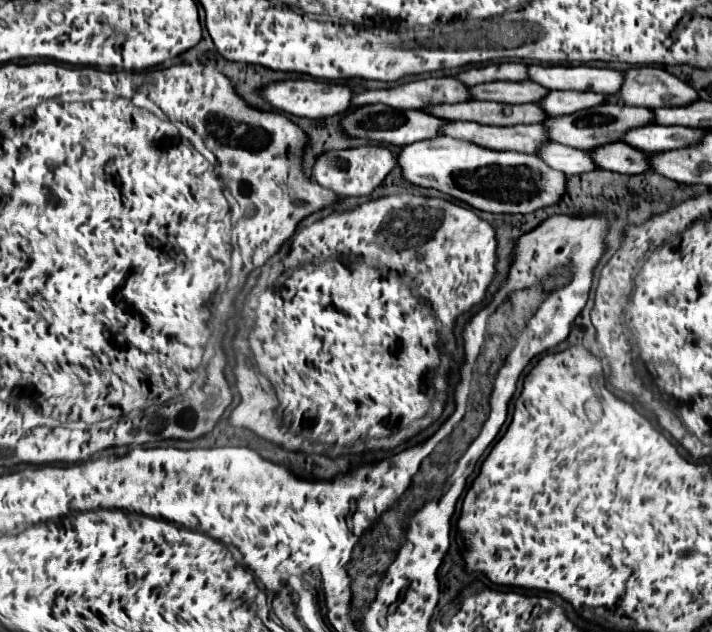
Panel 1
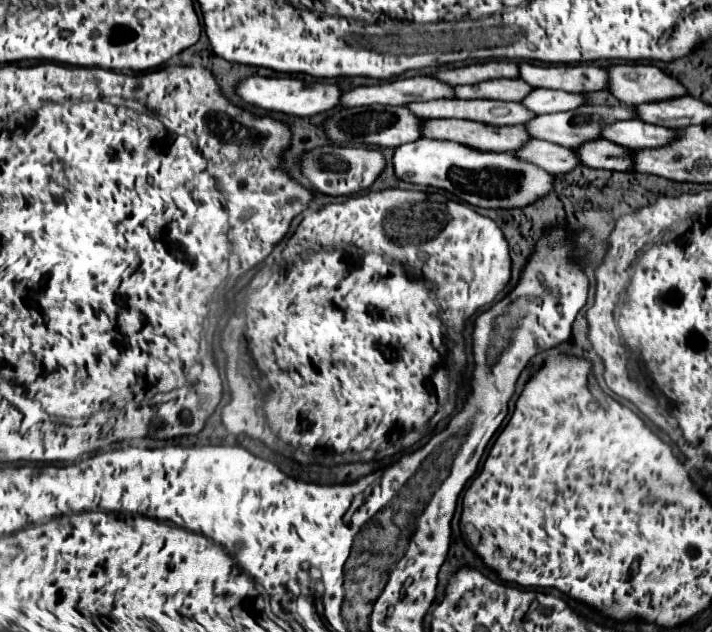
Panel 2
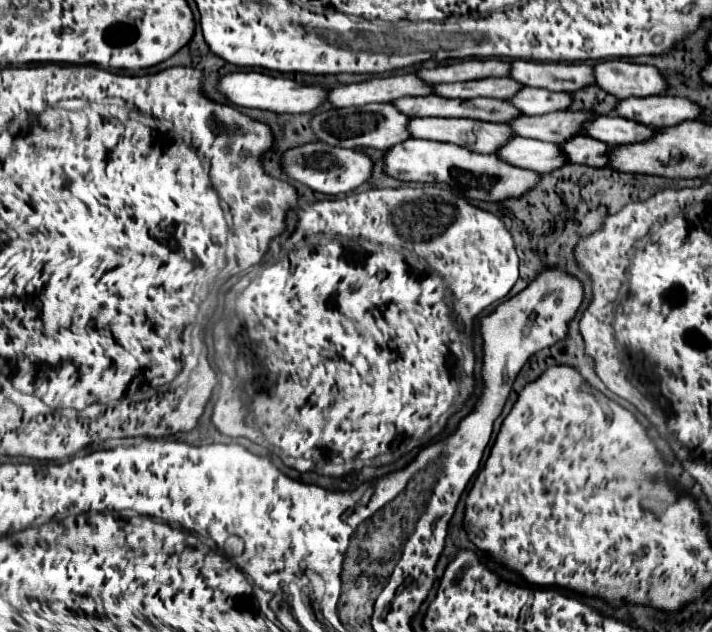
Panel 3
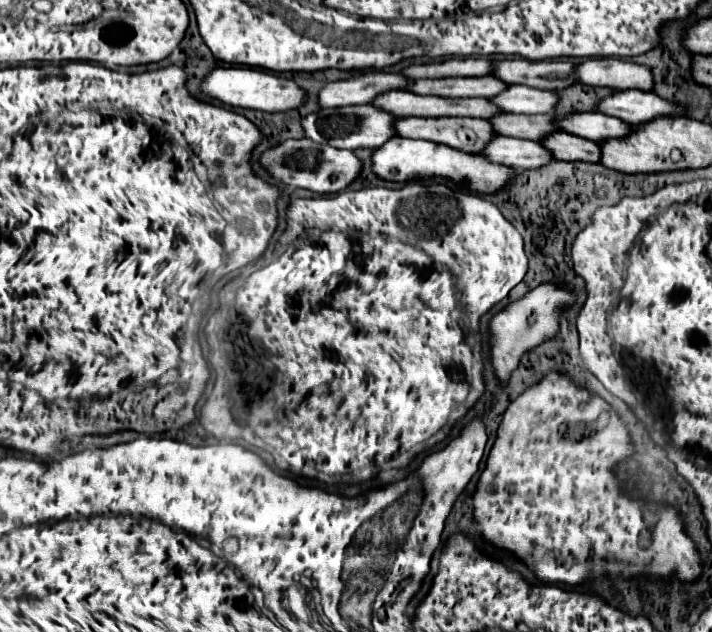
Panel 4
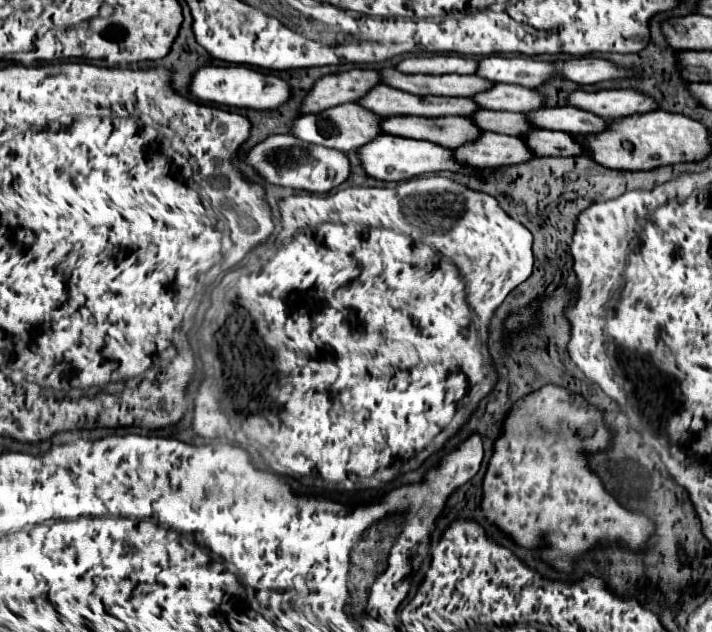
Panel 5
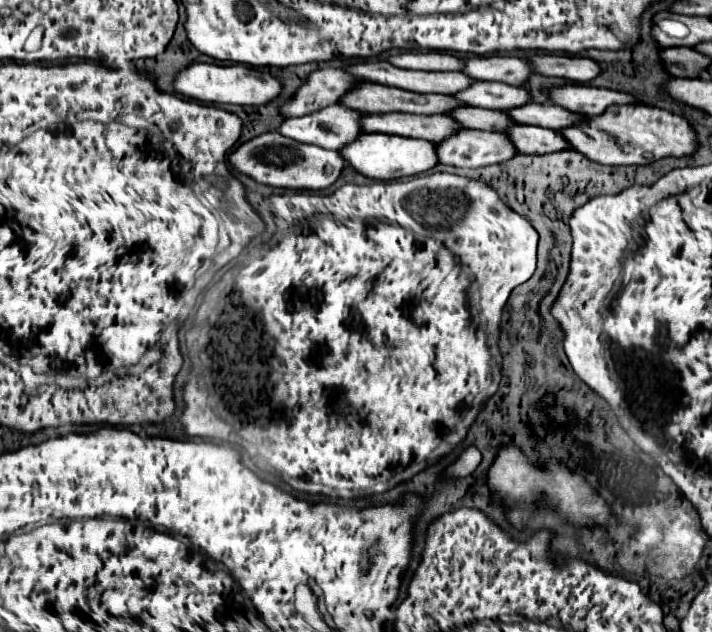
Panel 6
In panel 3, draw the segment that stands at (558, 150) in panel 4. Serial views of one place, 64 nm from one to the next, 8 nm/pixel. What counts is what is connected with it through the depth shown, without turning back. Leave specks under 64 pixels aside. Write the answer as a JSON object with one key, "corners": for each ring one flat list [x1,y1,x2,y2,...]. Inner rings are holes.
{"corners":[[574,136,568,142,558,144,568,162,586,164,594,168,608,166,608,144,590,136]]}

